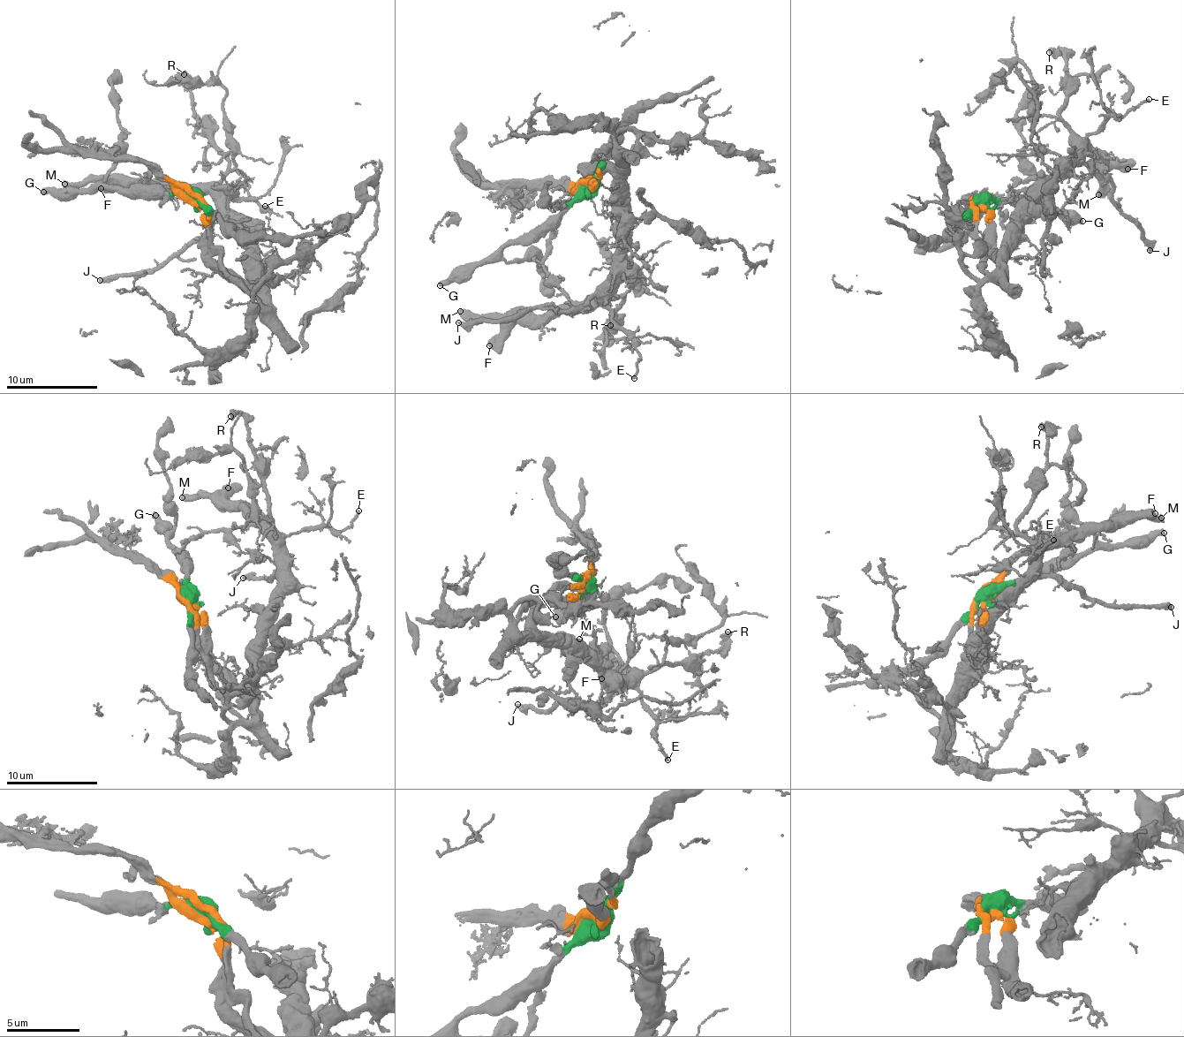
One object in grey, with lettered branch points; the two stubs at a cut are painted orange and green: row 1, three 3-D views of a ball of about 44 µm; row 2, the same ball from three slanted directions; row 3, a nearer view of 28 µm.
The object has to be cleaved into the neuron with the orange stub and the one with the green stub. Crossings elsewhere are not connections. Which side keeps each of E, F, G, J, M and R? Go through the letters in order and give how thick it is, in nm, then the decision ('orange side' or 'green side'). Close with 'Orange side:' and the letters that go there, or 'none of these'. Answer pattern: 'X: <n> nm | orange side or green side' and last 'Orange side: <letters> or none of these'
E: 200 nm | orange side
F: 650 nm | orange side
G: 480 nm | green side
J: 400 nm | orange side
M: 500 nm | orange side
R: 480 nm | orange side
Orange side: E, F, J, M, R

